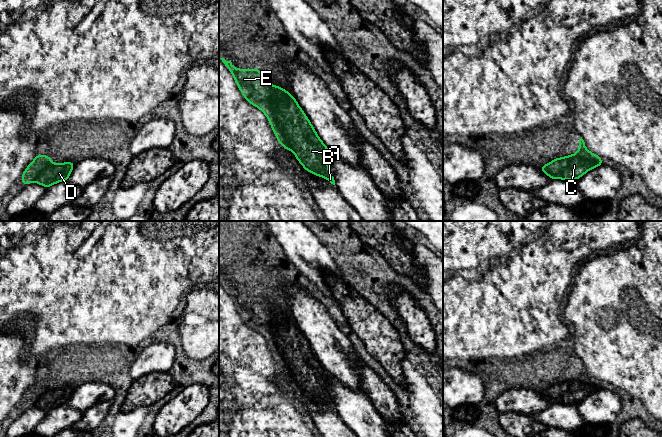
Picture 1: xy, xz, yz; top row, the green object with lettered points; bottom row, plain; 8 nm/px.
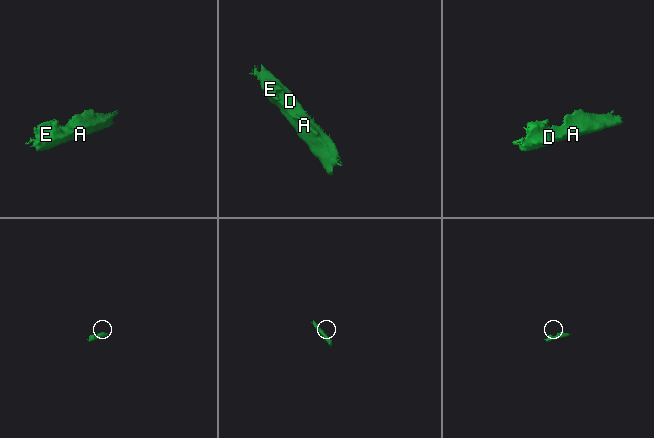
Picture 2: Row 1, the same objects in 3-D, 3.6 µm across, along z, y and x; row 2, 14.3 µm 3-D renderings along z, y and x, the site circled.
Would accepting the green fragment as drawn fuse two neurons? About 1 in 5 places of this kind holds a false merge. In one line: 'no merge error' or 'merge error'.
no merge error

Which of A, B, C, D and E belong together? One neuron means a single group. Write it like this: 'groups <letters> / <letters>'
groups A B C D E

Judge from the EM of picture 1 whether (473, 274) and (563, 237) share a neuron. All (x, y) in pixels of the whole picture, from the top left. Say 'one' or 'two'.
one

